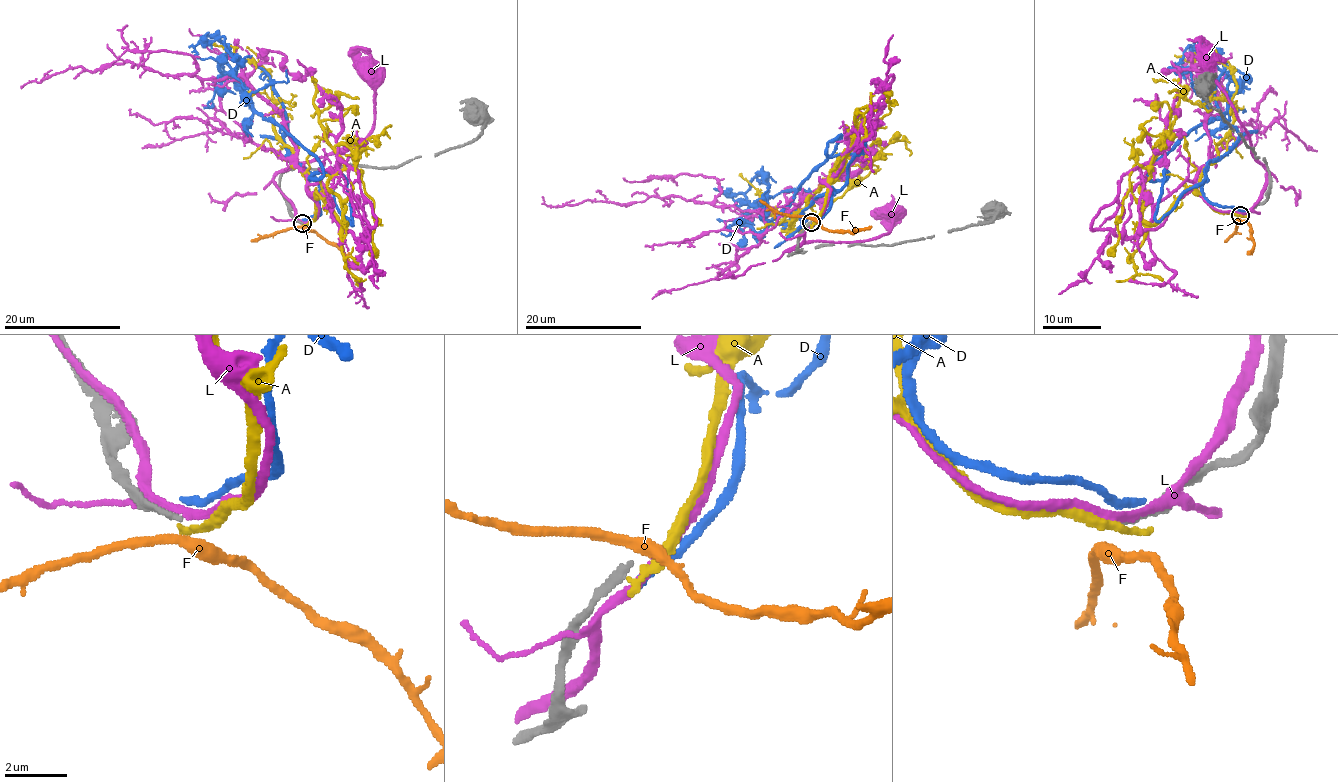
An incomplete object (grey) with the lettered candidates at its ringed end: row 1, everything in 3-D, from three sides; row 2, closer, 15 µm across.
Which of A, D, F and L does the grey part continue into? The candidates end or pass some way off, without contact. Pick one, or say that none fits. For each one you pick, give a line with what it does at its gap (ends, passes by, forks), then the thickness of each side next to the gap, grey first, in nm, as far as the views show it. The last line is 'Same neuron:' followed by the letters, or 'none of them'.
Same neuron: none of them

